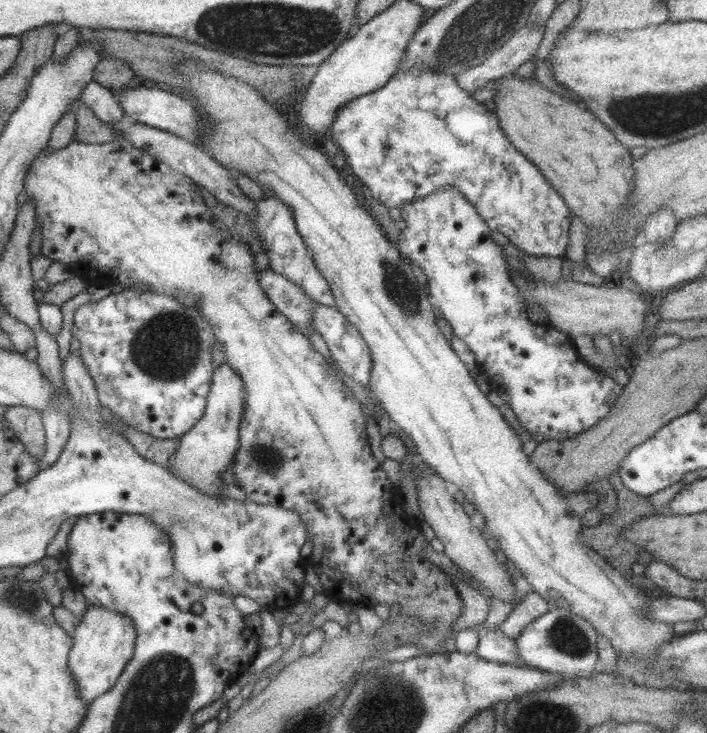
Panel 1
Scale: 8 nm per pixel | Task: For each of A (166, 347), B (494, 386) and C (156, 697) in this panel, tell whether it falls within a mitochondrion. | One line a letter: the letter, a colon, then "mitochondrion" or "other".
A: mitochondrion
B: other
C: mitochondrion

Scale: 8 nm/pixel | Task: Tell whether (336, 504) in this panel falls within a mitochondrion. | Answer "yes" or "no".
no

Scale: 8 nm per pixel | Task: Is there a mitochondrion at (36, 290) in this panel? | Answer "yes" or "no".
no

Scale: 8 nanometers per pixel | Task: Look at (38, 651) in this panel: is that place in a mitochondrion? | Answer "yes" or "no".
no

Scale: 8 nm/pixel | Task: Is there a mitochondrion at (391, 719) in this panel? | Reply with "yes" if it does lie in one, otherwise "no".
yes

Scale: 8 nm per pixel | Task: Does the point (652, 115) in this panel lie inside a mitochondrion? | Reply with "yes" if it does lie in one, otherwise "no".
yes

